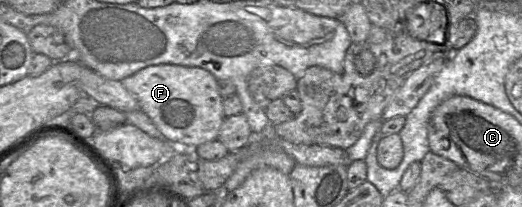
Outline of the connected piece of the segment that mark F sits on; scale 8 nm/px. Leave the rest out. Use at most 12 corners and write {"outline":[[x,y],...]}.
{"outline":[[160,64],[121,80],[165,138],[197,148],[226,118],[218,80]]}

